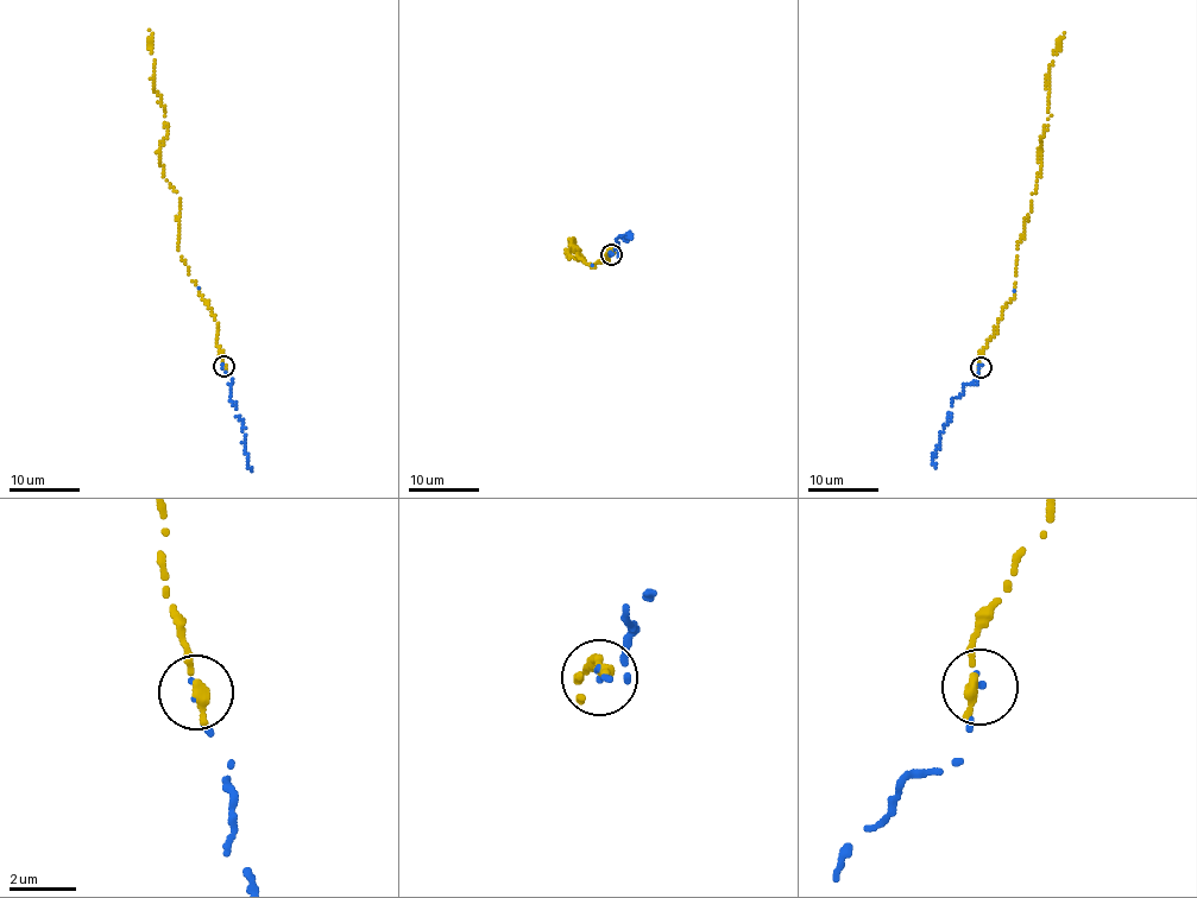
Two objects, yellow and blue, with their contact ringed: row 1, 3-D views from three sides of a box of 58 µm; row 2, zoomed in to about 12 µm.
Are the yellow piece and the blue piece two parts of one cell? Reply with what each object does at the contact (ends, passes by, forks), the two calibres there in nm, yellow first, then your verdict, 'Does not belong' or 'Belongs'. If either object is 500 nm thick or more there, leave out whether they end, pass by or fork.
At the ring yellow ends. At the ring blue ends. Thickness 360 nm (yellow) against 140 nm. Belongs

